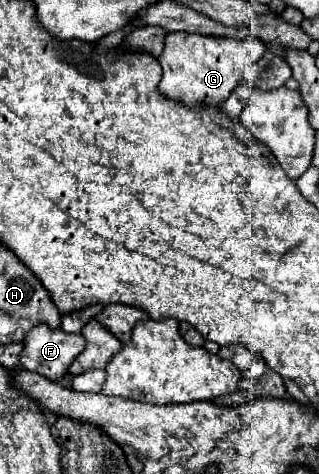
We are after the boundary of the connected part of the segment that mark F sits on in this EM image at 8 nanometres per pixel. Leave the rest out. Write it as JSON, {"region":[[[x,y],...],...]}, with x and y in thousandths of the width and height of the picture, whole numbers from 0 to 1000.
{"region":[[[122,684],[97,692],[72,726],[72,776],[154,802],[185,802],[197,789],[210,789],[235,751],[266,734],[266,713],[254,705],[204,705],[191,692],[160,696],[154,688]]]}

